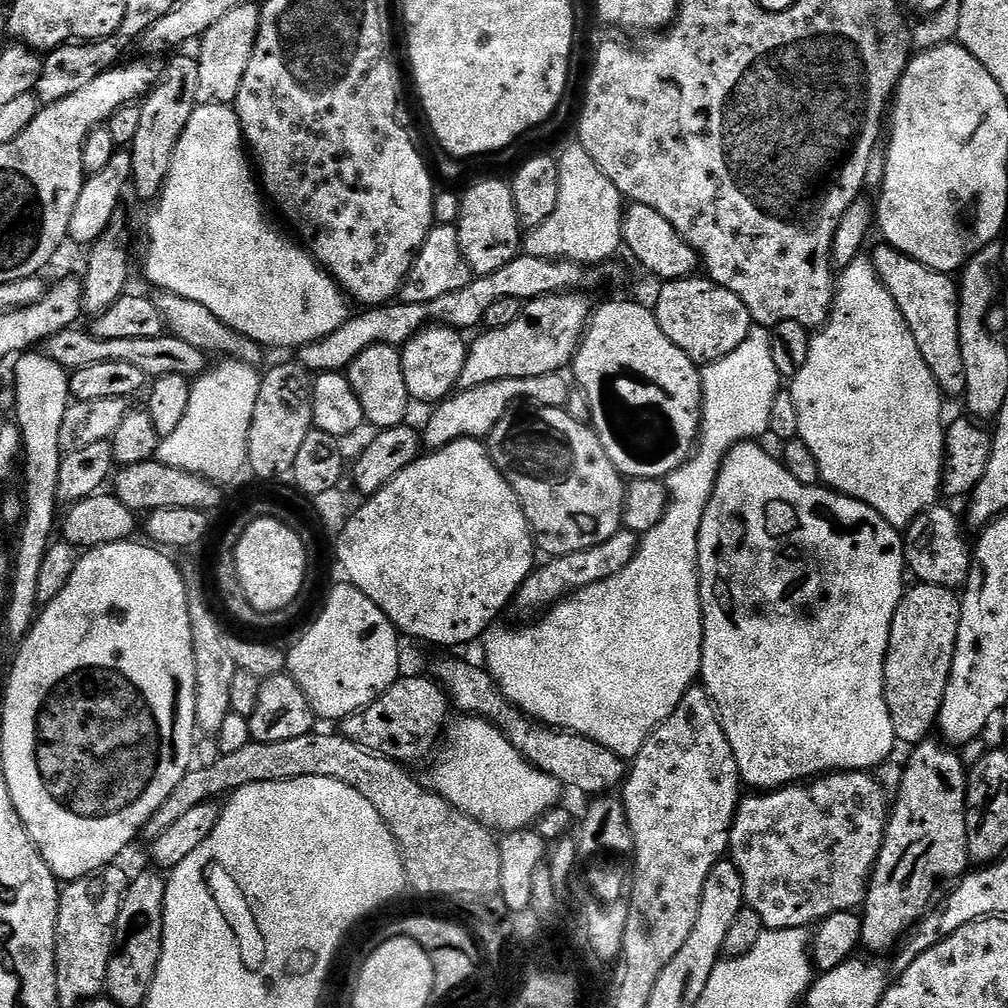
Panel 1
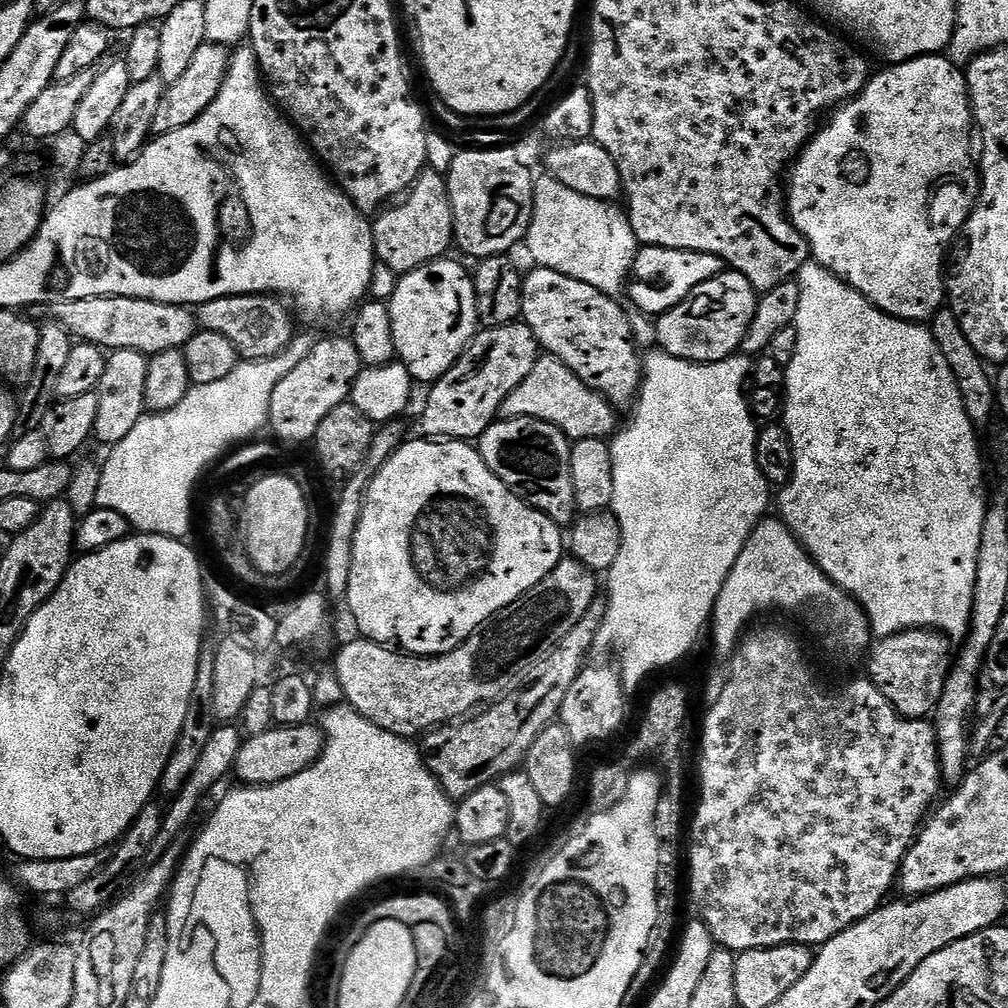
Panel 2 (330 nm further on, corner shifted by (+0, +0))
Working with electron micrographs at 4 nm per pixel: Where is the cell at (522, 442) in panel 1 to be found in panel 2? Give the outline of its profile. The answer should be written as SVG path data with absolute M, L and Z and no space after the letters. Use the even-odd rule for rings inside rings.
M538 418L497 419L480 436L478 451L486 466L531 508L537 508L561 526L571 525L577 519L574 478L570 478L572 444L558 426L550 426L550 422Z

